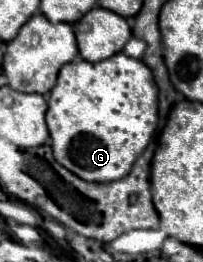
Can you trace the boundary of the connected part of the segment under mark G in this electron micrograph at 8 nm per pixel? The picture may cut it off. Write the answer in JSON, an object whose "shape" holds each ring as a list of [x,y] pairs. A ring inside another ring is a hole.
{"shape":[[[123,52],[107,58],[107,60],[101,60],[101,62],[87,62],[87,60],[73,60],[69,64],[65,64],[61,70],[59,70],[59,78],[57,78],[57,84],[55,88],[51,90],[49,94],[49,110],[47,110],[47,128],[49,128],[49,134],[51,134],[51,148],[53,148],[53,156],[59,164],[63,164],[69,172],[73,172],[75,176],[79,176],[81,180],[87,180],[87,182],[113,182],[113,180],[119,180],[123,176],[127,176],[131,172],[131,166],[133,162],[141,156],[141,152],[147,148],[155,128],[157,128],[157,120],[159,120],[159,104],[157,104],[157,84],[153,80],[153,74],[151,70],[141,62],[141,60],[135,60],[135,58],[129,58],[125,56]]]}

